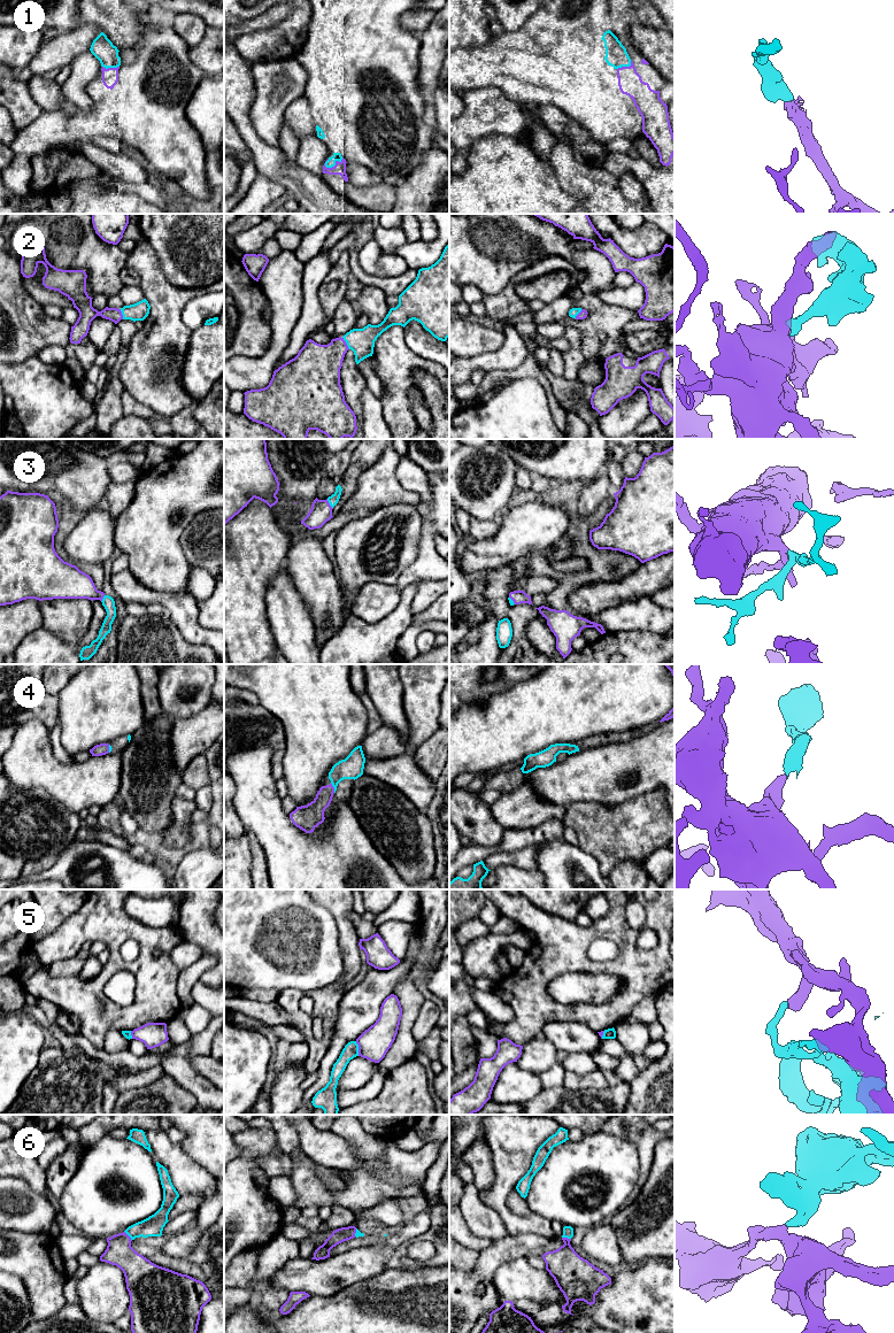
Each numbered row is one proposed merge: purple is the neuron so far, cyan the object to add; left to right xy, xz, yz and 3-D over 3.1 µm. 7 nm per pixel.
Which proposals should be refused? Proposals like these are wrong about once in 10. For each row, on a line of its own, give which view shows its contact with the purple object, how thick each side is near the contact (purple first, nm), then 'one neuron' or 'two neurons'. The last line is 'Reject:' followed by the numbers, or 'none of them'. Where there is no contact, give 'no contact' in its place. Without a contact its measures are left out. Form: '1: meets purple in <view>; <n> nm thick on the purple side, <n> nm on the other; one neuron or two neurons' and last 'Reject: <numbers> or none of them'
1: meets purple in xz; 80 nm thick on the purple side, 60 nm on the other; one neuron
2: meets purple in xz; 300 nm thick on the purple side, 180 nm on the other; one neuron
3: meets purple in xz; 150 nm thick on the purple side, 70 nm on the other; one neuron
4: meets purple in xz; 160 nm thick on the purple side, 160 nm on the other; one neuron
5: meets purple in xz; 220 nm thick on the purple side, 110 nm on the other; two neurons
6: meets purple in xy; 200 nm thick on the purple side, 140 nm on the other; one neuron
Reject: 5

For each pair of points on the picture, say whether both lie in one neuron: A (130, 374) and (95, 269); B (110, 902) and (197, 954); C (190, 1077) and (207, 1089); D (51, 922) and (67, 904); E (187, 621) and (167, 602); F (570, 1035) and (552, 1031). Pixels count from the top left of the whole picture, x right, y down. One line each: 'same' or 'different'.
A: different
B: different
C: same
D: same
E: same
F: same

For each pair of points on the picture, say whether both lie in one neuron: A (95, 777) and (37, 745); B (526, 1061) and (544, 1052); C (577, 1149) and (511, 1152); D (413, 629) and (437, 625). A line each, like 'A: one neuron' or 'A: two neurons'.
A: one neuron
B: one neuron
C: two neurons
D: one neuron

